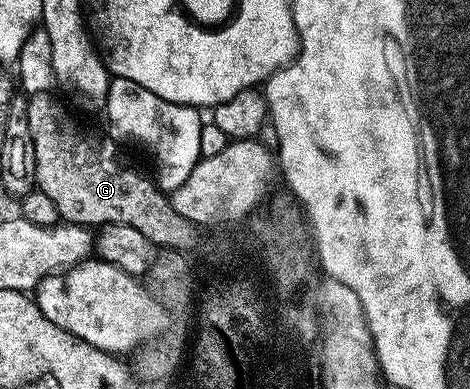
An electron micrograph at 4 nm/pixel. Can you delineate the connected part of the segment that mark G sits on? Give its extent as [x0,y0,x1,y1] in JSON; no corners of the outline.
[26,92,179,250]

